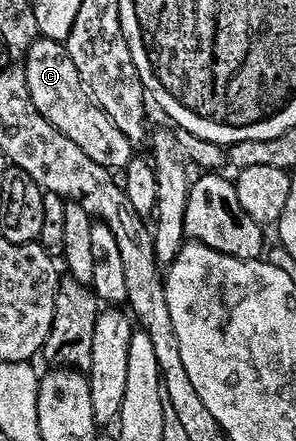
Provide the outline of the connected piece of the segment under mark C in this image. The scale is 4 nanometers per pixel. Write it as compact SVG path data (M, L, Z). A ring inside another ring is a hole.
M40 35L34 37L25 56L25 78L35 111L39 111L39 115L43 115L51 127L67 135L67 139L71 139L71 143L75 143L75 147L87 155L87 159L95 159L95 163L110 171L121 171L135 157L134 142L129 141L127 135L115 127L111 118L93 104L89 90L79 79L79 71L75 71L75 63L71 63L71 55L63 41Z

